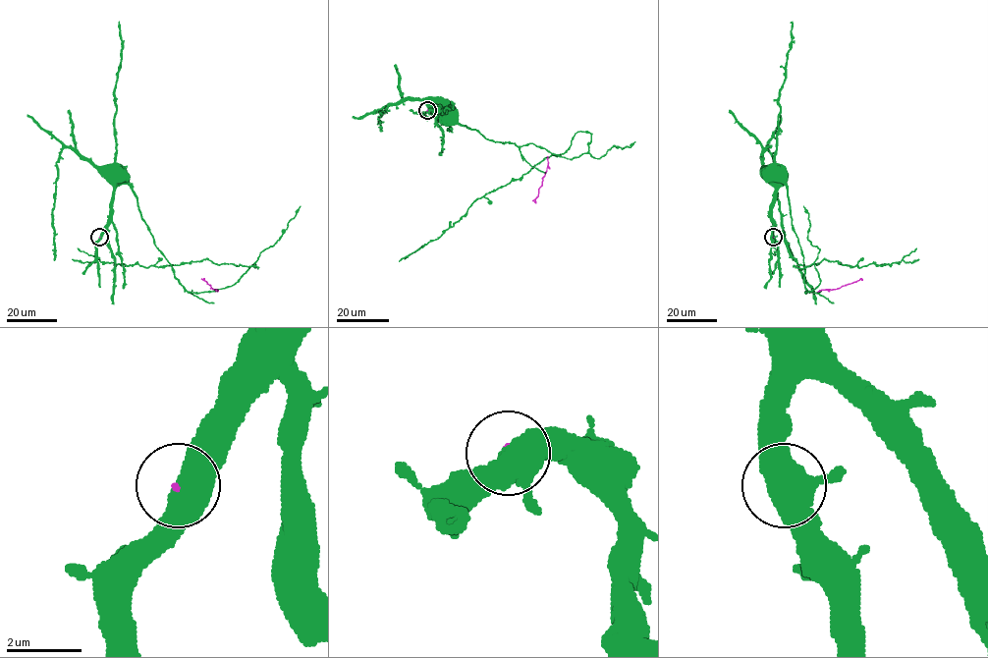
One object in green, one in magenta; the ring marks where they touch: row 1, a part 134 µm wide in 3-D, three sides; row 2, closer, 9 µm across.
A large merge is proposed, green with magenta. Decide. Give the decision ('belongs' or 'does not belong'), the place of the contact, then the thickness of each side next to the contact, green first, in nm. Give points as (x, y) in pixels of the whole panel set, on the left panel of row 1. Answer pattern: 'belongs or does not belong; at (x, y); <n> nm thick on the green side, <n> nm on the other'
does not belong; at (99, 237); 460 nm thick on the green side, 70 nm on the other

